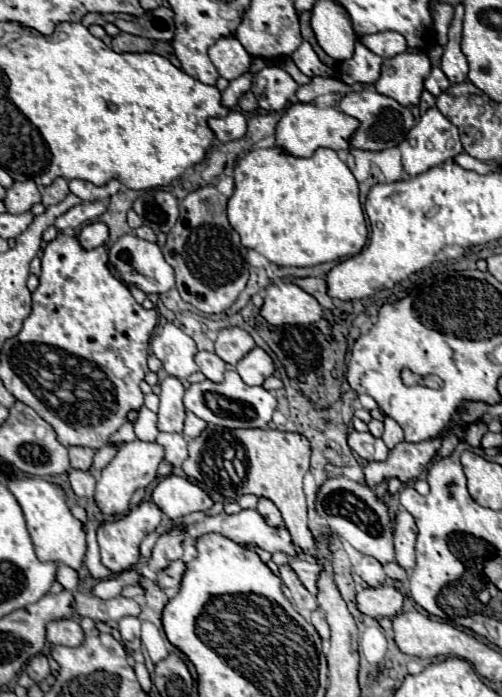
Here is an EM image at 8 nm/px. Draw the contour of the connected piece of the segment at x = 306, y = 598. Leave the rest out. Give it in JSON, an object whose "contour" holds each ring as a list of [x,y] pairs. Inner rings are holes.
{"contour":[[[280,566],[280,576],[282,576],[282,582],[290,588],[292,592],[292,598],[294,598],[294,606],[298,610],[316,610],[318,604],[316,604],[316,598],[302,586],[302,582],[294,576],[294,570],[290,566]]]}

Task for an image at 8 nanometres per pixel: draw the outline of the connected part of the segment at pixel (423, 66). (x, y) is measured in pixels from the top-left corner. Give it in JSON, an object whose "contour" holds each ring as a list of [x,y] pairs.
{"contour":[[[404,52],[384,60],[382,74],[374,88],[384,96],[394,98],[402,106],[412,108],[420,102],[420,94],[424,90],[422,82],[430,74],[430,70],[432,66],[426,54]]]}

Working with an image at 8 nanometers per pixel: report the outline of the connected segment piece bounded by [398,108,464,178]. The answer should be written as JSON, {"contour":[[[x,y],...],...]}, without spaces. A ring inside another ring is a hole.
{"contour":[[[430,108],[420,122],[408,132],[408,138],[398,146],[402,152],[402,166],[406,170],[408,176],[418,176],[446,160],[454,160],[458,154],[462,154],[462,144],[458,138],[458,128],[454,128],[454,124],[450,124],[450,120],[446,120],[438,108]]]}

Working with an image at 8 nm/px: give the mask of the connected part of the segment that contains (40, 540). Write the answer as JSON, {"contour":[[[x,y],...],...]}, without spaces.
{"contour":[[[42,478],[10,480],[8,490],[16,496],[16,500],[24,512],[28,532],[30,532],[30,538],[36,548],[36,556],[42,562],[54,560],[58,564],[66,564],[66,566],[78,570],[82,566],[84,554],[86,554],[86,532],[84,532],[82,522],[72,516],[68,504],[66,504],[64,490],[58,484],[42,480]]]}

